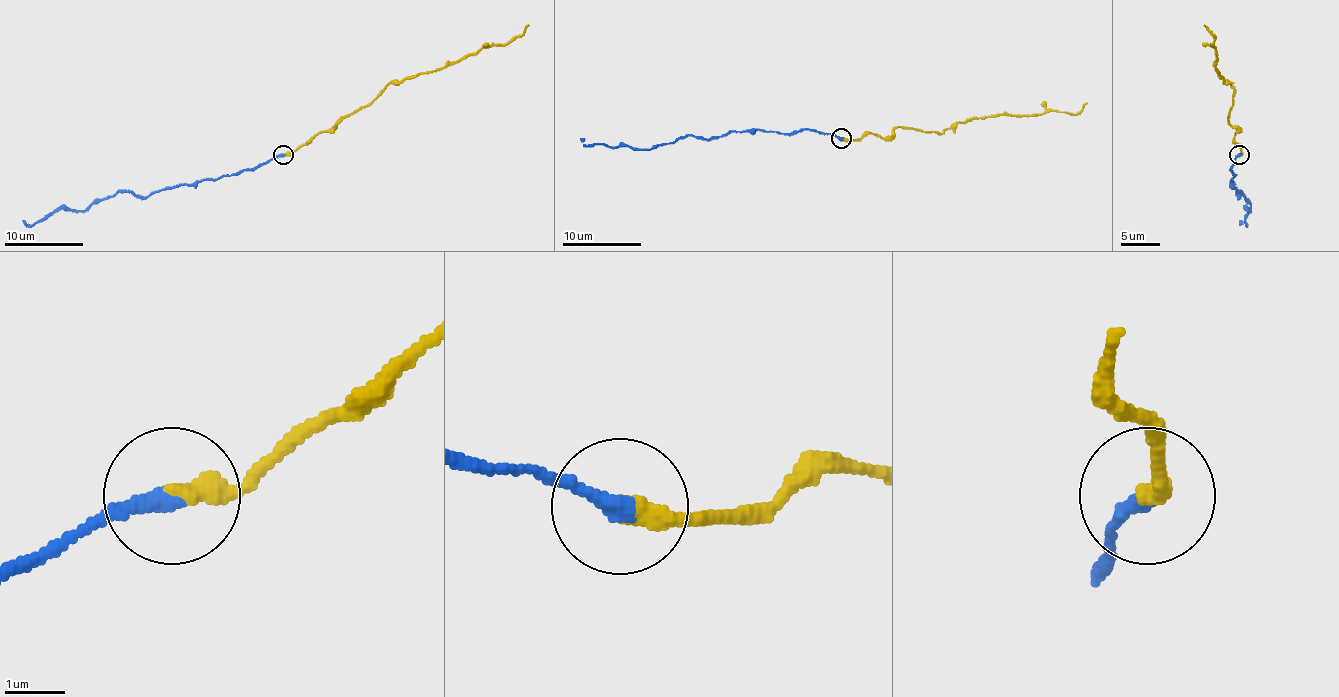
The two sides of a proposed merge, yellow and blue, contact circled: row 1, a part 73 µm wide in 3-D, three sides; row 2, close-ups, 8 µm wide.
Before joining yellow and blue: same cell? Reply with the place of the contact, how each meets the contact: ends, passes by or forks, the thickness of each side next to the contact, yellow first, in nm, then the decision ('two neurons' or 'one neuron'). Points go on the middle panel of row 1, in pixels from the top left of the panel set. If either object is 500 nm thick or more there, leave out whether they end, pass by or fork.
at (841, 138); yellow ends there; blue ends there; 360 nm thick on the yellow side, 280 nm on the other; two neurons

